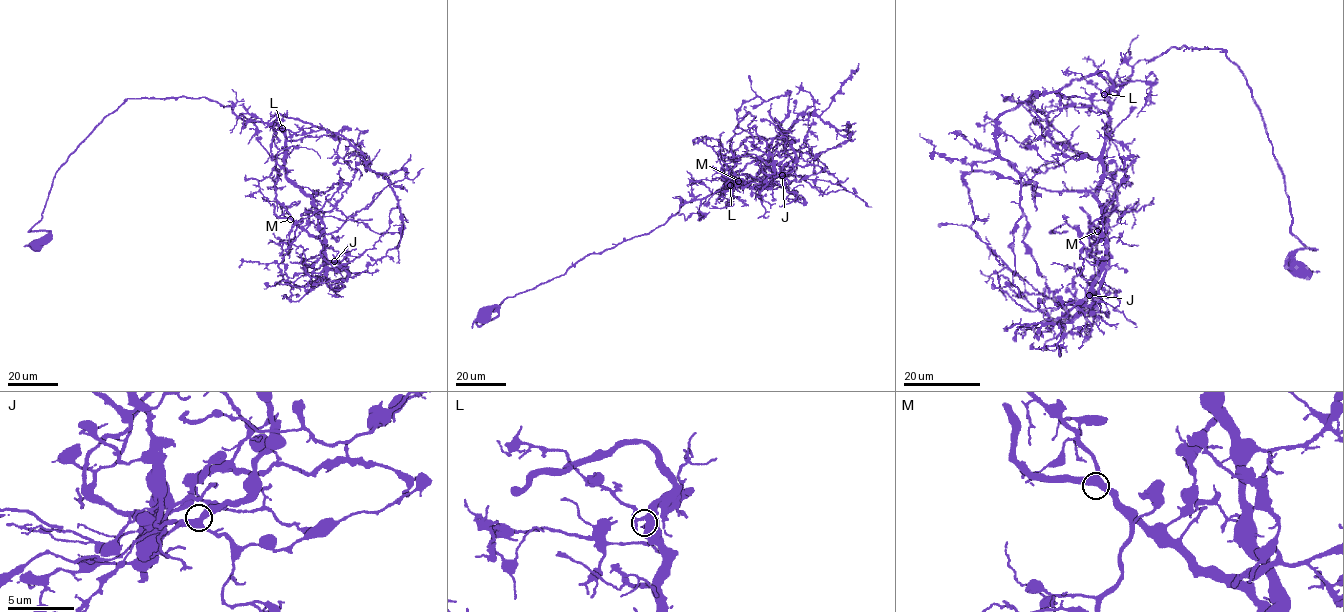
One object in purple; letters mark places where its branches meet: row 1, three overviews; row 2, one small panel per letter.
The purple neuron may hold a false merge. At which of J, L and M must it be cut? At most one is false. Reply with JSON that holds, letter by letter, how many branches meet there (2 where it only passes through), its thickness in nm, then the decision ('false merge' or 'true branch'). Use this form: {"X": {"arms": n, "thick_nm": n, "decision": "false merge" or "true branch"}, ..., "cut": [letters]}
{"J": {"arms": 3, "thick_nm": 460, "decision": "false merge"}, "L": {"arms": 3, "thick_nm": 440, "decision": "true branch"}, "M": {"arms": 3, "thick_nm": 480, "decision": "true branch"}, "cut": ["J"]}

